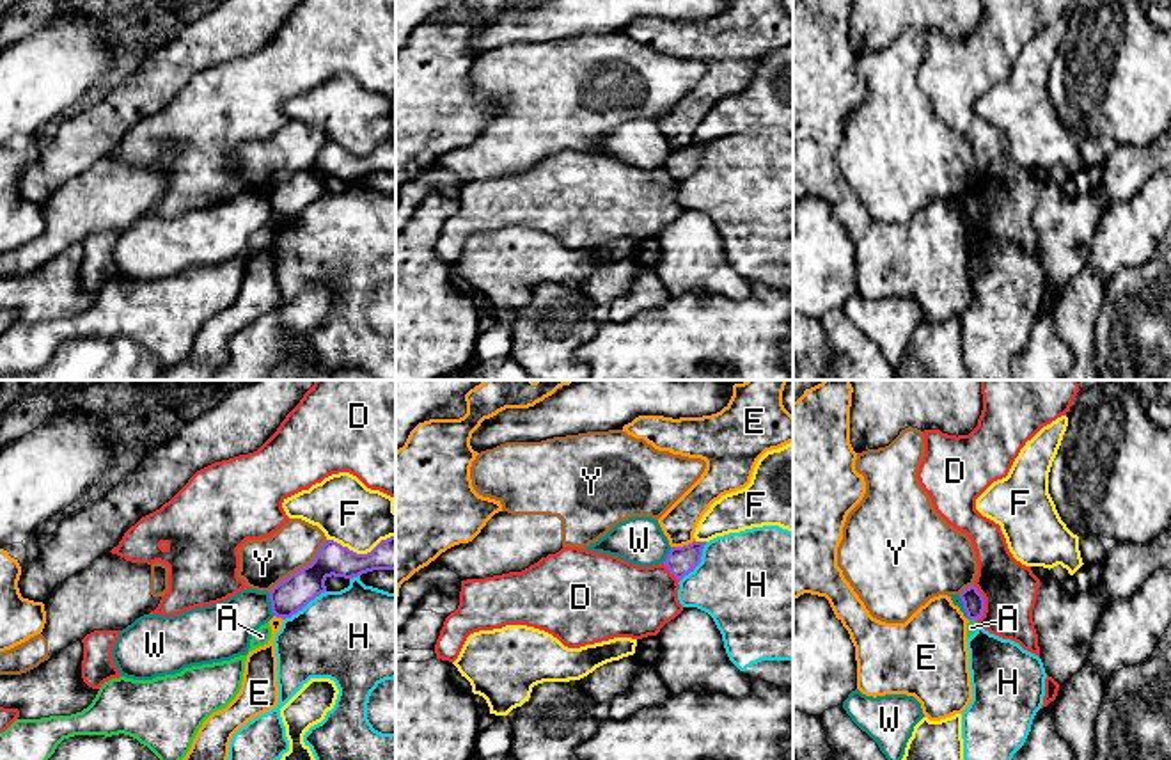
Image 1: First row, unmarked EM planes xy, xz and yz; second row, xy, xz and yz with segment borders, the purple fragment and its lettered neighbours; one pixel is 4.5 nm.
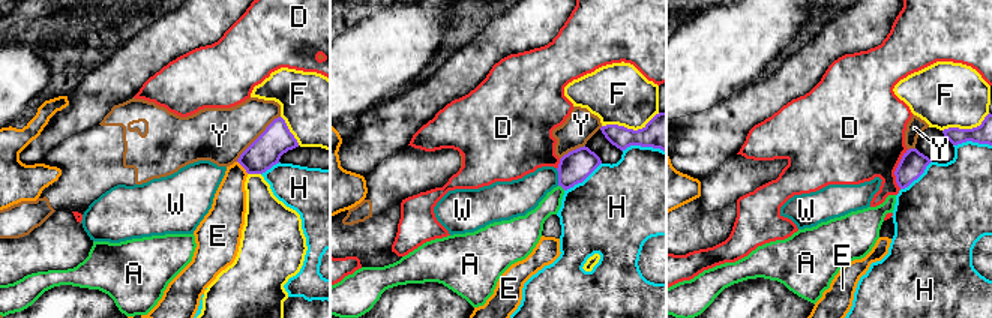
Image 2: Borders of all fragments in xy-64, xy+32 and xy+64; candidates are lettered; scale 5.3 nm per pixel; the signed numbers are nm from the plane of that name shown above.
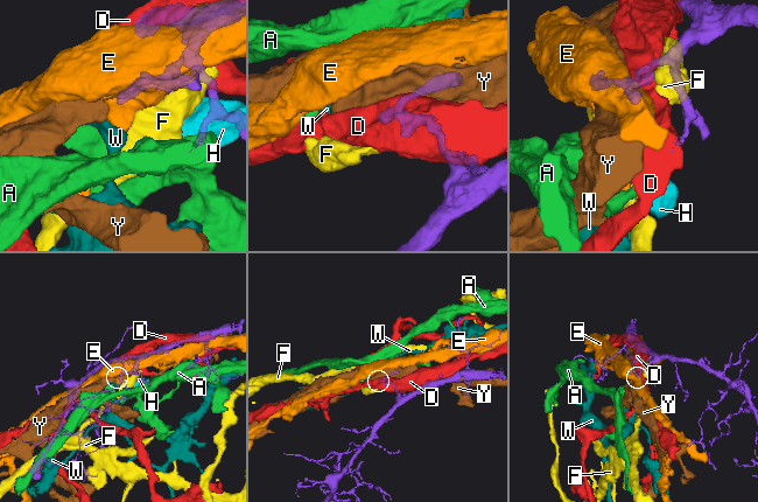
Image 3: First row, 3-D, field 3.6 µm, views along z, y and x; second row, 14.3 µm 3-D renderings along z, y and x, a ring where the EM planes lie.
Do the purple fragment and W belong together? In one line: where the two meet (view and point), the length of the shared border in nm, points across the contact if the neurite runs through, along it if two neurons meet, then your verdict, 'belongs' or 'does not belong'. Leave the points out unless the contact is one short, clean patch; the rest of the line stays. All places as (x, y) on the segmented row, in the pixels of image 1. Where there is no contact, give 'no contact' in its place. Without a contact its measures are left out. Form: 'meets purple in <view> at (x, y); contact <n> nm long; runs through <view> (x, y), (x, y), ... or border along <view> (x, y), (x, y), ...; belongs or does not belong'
meets purple in xy at (272, 604); contact 110 nm long; border along xy (268, 593), (274, 615); does not belong

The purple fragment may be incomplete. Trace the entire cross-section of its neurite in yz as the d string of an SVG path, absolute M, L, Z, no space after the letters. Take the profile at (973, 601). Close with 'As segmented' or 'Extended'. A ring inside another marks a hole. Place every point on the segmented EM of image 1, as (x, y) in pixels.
M974 584L965 588L960 593L960 598L963 602L963 609L967 613L967 620L978 621L983 616L983 611L985 611L985 598L978 591L978 588Z. As segmented

